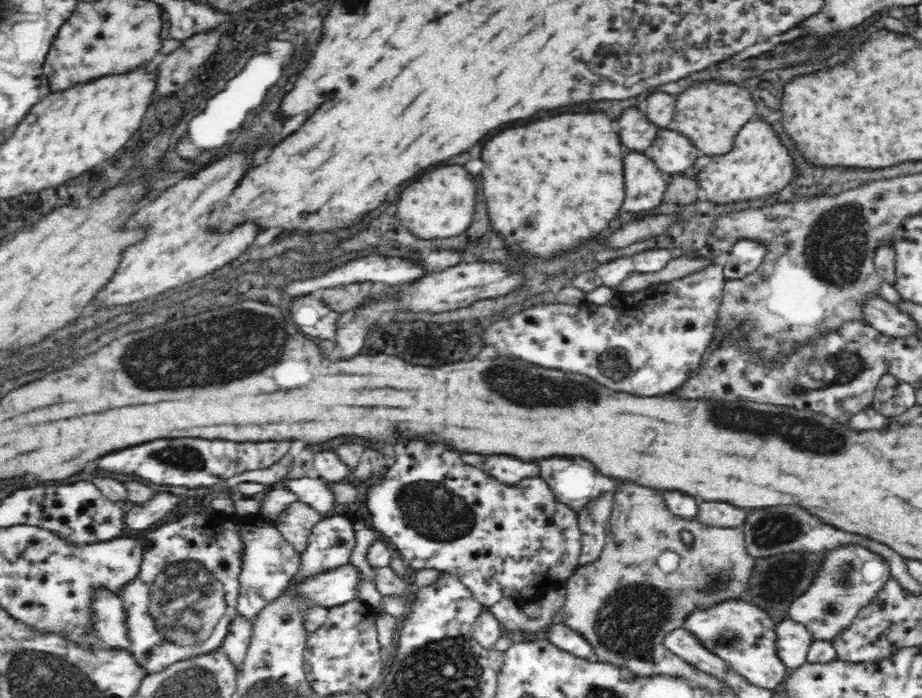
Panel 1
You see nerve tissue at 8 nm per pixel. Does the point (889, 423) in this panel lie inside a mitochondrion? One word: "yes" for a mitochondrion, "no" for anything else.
no

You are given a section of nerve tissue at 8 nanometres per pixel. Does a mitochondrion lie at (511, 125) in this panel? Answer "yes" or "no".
no

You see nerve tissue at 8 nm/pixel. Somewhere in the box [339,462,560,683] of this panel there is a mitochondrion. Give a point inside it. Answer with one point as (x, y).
(431, 509)

